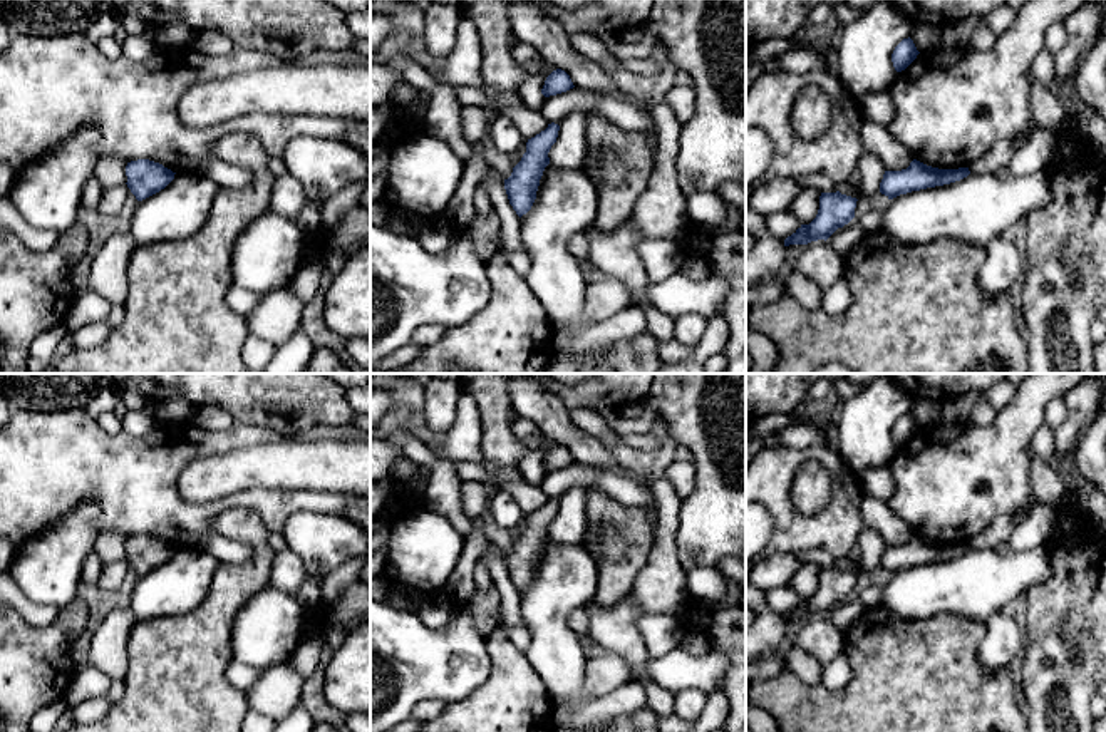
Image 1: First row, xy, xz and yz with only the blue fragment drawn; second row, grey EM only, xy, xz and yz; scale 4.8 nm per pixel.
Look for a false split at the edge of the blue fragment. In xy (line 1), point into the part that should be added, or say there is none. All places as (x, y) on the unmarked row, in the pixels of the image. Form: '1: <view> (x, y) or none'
1: none

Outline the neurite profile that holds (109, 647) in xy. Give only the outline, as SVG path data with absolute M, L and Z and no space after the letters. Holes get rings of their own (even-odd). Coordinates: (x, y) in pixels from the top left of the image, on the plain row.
M127 603L111 610L94 630L87 668L104 672L109 680L124 678L129 672L129 640L136 621Z

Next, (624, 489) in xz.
M573 462L566 467L545 472L538 487L551 499L560 499L568 489L581 487L588 491L597 487L623 506L654 506L655 497L650 487L645 487L628 476L620 476L610 469L597 469Z

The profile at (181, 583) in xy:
M176 548L164 564L137 576L127 605L137 621L191 613L206 598L218 566L204 551Z

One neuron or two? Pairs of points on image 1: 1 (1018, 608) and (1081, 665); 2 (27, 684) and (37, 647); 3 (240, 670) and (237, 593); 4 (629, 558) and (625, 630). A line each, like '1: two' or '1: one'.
1: two
2: one
3: two
4: two

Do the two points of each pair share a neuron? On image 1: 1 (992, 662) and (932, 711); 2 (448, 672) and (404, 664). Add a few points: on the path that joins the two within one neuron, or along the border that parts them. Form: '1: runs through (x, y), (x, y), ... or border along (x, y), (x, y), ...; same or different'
1: border along (984, 627), (977, 660), (989, 672), (1007, 669); different
2: runs through (438, 665), (414, 664); same

